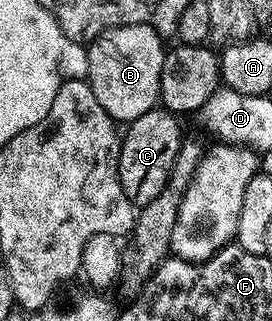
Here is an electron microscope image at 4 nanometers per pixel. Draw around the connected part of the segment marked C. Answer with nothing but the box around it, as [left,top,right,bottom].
[118,108,184,207]

